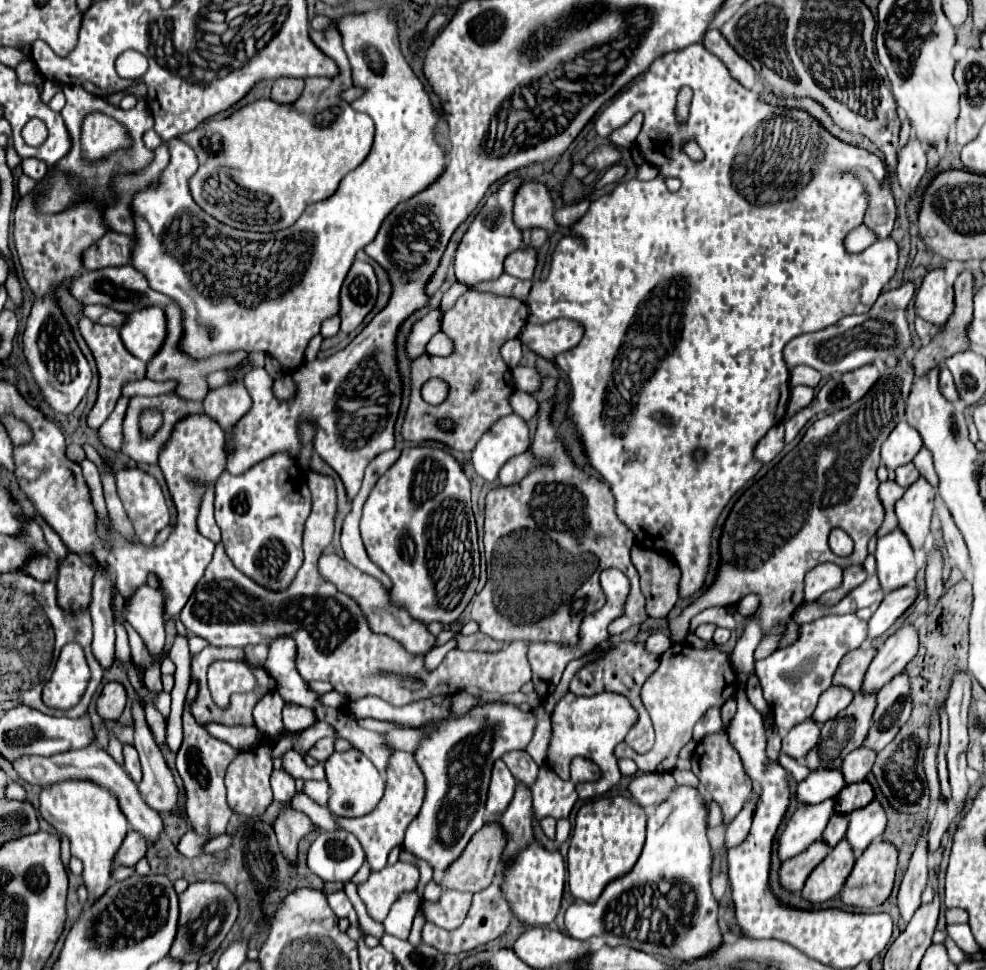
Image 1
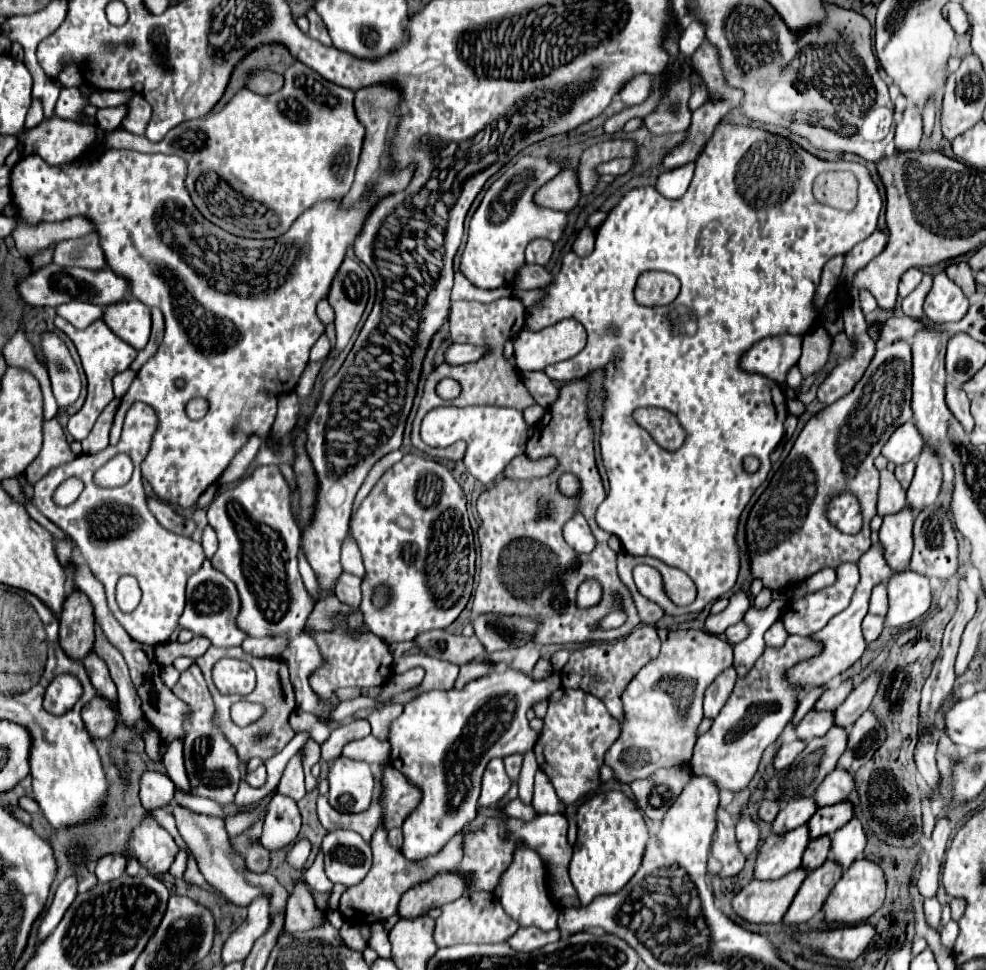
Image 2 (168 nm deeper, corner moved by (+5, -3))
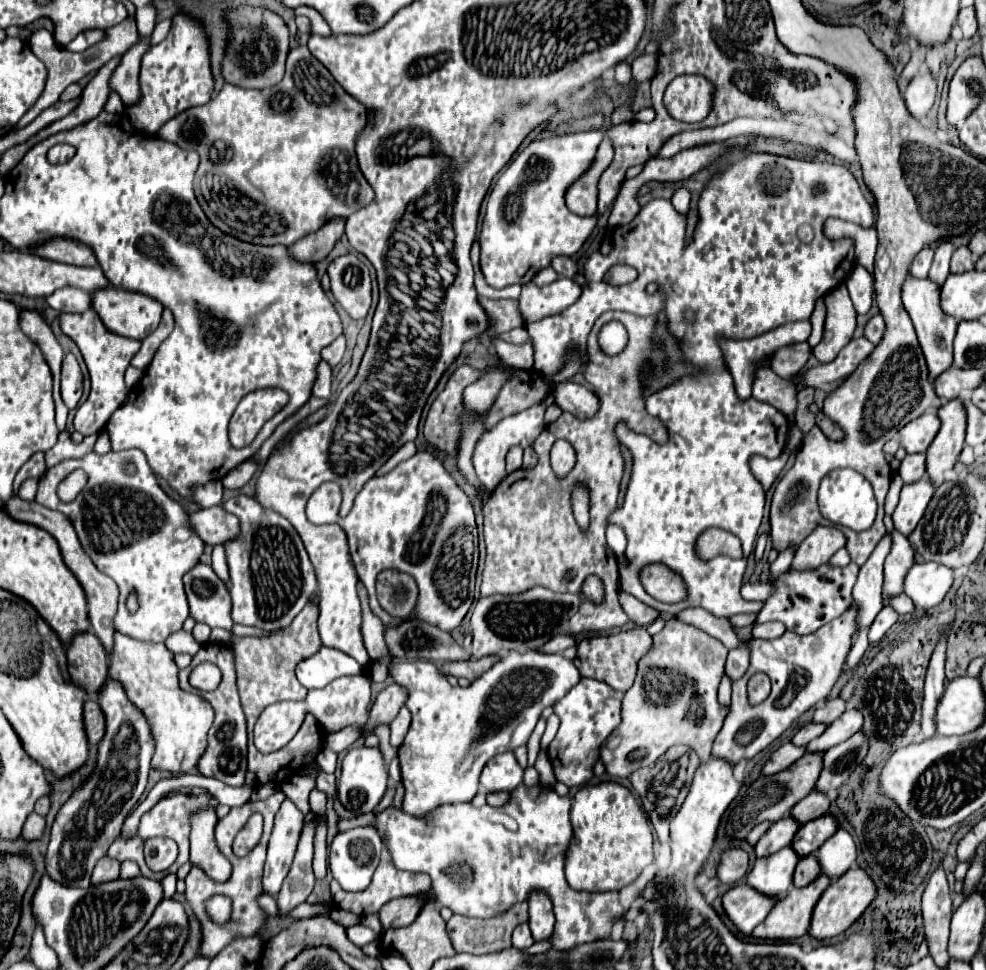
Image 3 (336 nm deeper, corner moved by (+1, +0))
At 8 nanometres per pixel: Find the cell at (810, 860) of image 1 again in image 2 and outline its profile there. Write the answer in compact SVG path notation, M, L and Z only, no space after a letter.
M803 867L787 873L777 881L751 881L735 899L733 909L753 923L777 923L787 913L793 897L797 895L807 871Z

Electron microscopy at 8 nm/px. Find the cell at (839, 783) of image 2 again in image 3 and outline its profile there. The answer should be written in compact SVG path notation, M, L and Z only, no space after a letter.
M813 790L803 800L799 800L799 804L795 804L795 808L791 808L789 816L793 820L797 820L799 826L803 826L803 824L807 824L807 822L811 822L811 820L815 820L819 816L825 816L827 808L829 808L827 796Z

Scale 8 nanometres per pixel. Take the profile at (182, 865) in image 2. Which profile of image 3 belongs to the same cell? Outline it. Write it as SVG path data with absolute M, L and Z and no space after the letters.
M168 874L165 878L161 880L164 889L163 899L169 899L173 897L176 892L177 881L178 879L176 874Z

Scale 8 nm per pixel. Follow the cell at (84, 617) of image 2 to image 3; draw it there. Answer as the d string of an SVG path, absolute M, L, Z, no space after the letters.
M91 632L77 634L73 638L67 648L67 664L73 684L83 688L87 694L97 694L107 682L107 652Z

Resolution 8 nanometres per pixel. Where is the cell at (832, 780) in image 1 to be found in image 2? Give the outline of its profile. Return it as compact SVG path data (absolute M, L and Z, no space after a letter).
M807 797L807 799L793 799L791 803L787 803L779 811L777 819L773 821L773 833L785 833L785 831L791 831L791 829L807 823L813 817L815 811L817 811L817 807L815 807L811 797Z

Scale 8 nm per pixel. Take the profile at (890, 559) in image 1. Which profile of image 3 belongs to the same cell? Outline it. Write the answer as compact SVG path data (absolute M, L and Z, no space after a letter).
M919 480L915 484L905 484L901 490L901 500L899 506L893 512L893 522L895 528L909 536L911 528L917 526L917 522L921 520L931 496L935 492L935 486L931 484L931 480Z

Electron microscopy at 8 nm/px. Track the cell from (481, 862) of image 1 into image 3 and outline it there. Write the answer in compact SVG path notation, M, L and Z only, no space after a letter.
M413 896L389 900L389 902L379 910L379 920L381 920L383 930L409 926L409 924L417 918L417 914L419 914L419 910L421 910L421 904L423 904L423 900L421 900L421 898L413 898Z

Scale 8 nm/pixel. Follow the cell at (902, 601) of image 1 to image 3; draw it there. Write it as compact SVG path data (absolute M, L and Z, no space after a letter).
M935 562L915 564L915 568L911 568L905 578L905 594L911 596L917 610L927 610L937 606L945 598L951 584L951 568Z

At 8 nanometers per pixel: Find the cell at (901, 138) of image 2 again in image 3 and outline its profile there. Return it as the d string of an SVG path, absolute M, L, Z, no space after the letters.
M929 70L913 76L909 86L903 92L903 98L905 98L909 112L915 118L925 116L935 102L935 92L937 92L937 82L935 82L935 76Z

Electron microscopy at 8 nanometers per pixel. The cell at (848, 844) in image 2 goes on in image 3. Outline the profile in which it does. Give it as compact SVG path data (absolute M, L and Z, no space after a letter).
M837 830L817 852L815 852L821 872L829 876L829 880L837 880L845 874L857 858L857 848L849 832Z

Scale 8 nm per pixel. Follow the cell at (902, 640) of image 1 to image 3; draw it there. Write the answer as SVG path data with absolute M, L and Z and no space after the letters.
M851 708L851 710L847 710L839 720L835 720L833 724L829 724L827 730L825 730L821 736L817 736L815 740L811 740L811 742L807 744L807 752L811 752L811 754L815 754L815 752L825 754L825 752L827 752L829 748L833 748L835 744L841 744L841 740L847 740L847 738L851 738L855 732L859 732L861 726L863 726L863 716L861 716L861 712L855 710L855 708Z

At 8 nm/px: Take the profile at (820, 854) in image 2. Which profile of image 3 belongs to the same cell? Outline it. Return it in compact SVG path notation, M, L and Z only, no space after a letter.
M805 856L803 860L799 860L799 864L797 864L797 868L795 868L793 884L795 884L797 888L809 886L817 876L819 876L817 858L815 858L815 856Z

